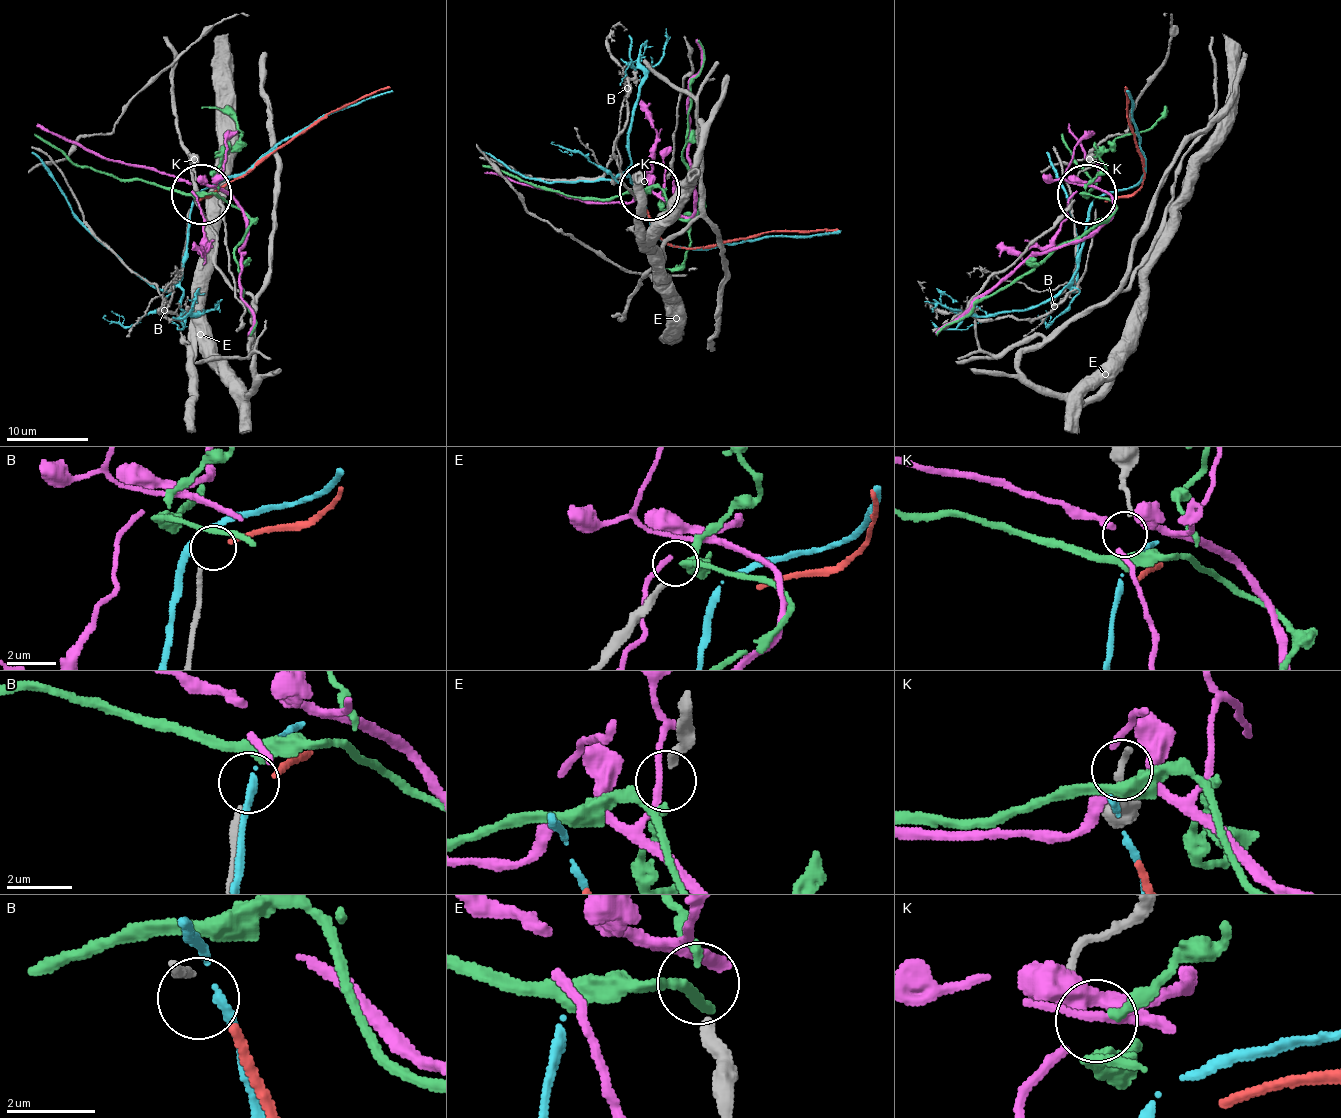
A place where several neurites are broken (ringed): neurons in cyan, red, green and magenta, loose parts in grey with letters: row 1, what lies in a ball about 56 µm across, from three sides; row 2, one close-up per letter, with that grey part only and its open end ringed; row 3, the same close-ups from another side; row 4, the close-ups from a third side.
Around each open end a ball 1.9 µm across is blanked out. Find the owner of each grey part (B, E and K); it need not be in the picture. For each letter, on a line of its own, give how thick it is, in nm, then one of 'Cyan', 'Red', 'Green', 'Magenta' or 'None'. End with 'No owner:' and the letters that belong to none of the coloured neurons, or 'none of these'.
B: Thickness 220 nm. Red
E: Thickness 280 nm. None
K: Thickness 160 nm. None
No owner: E, K

